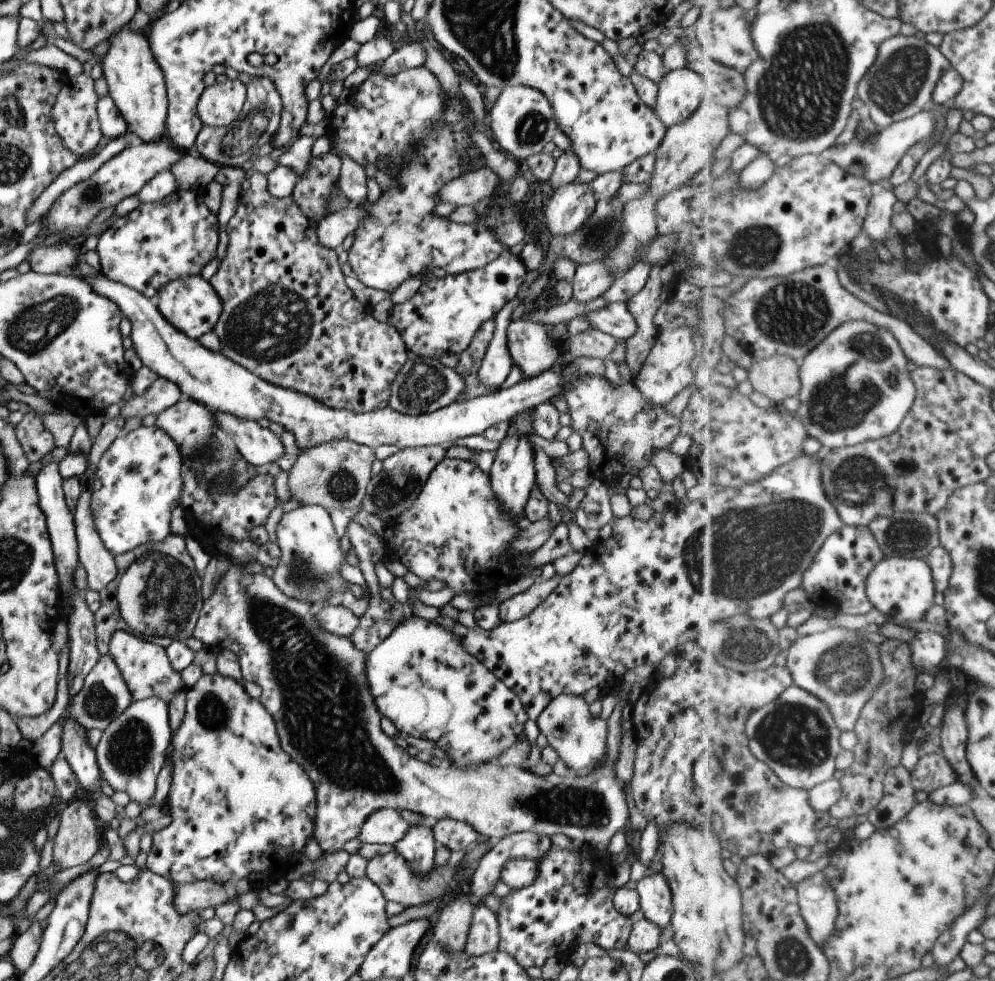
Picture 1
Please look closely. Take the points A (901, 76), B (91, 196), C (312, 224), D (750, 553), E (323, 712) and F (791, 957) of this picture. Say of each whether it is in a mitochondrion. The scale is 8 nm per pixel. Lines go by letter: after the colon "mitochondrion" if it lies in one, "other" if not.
A: mitochondrion
B: mitochondrion
C: other
D: mitochondrion
E: mitochondrion
F: mitochondrion

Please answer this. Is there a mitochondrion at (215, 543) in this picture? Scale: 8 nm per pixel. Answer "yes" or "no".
no

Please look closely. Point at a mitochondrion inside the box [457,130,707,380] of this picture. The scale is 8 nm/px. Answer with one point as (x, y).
(597, 234)

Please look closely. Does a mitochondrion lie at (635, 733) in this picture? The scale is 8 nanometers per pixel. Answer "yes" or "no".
no

